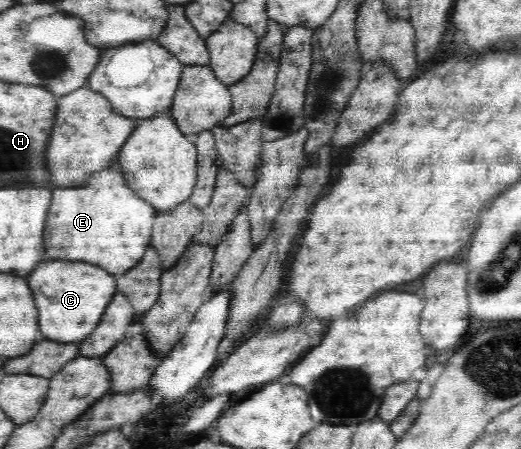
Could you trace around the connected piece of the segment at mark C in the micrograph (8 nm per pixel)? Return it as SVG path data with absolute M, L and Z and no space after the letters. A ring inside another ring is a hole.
M47 260L29 276L29 286L37 300L41 330L47 338L66 343L80 343L97 328L108 304L117 294L117 275L105 267L83 260Z

